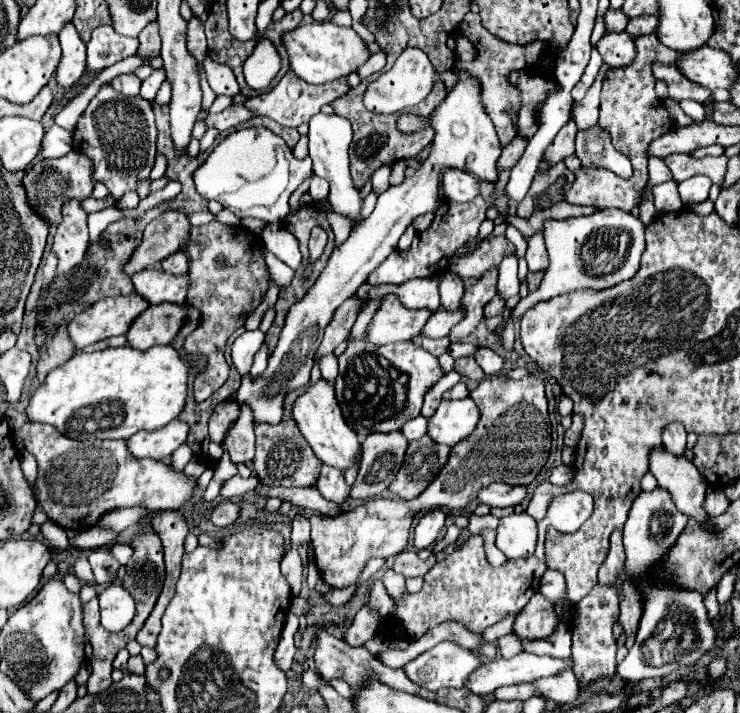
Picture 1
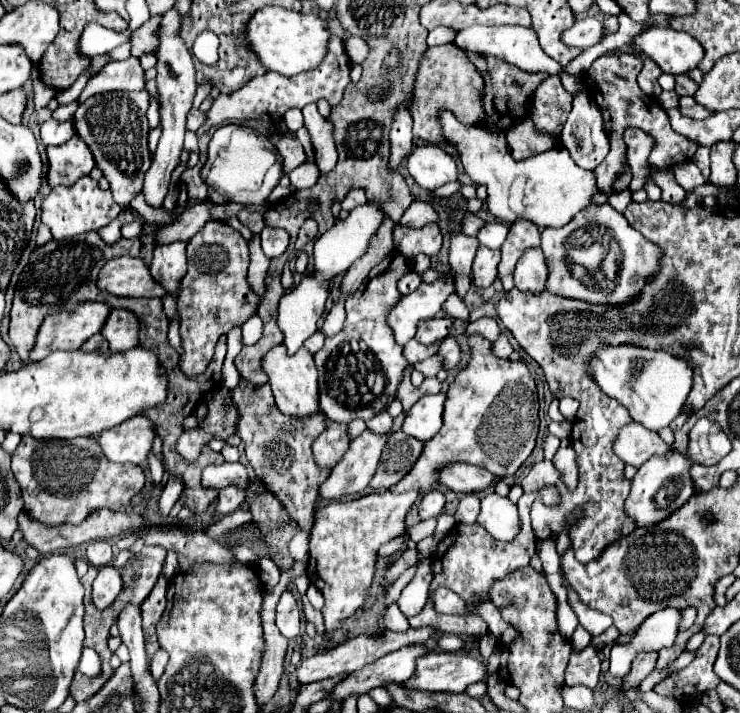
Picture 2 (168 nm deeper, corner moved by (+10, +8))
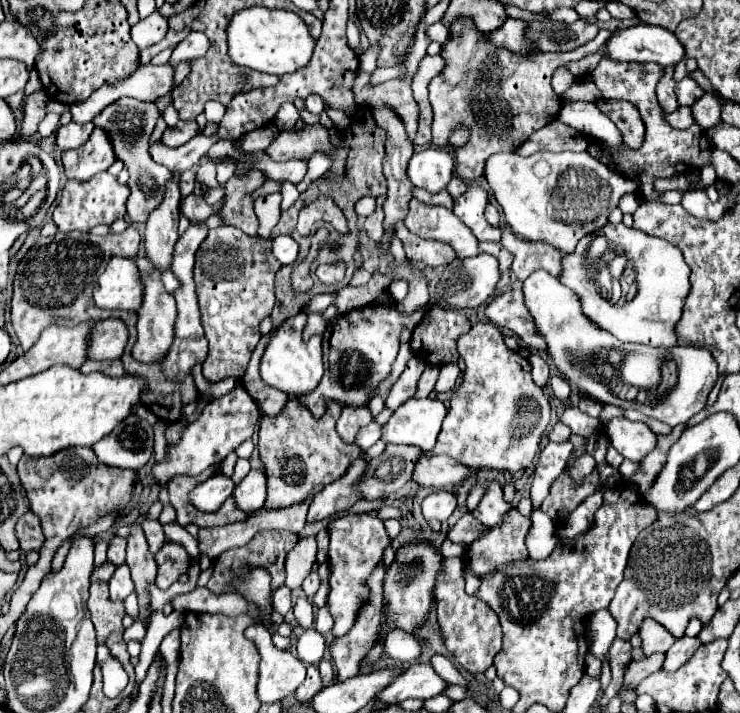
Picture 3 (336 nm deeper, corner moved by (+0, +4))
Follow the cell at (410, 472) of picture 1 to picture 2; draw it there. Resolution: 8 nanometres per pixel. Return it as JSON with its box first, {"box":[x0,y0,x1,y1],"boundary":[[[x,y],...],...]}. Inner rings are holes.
{"box":[369,429,425,491],"boundary":[[[401,429],[389,435],[389,441],[383,449],[381,463],[369,485],[377,491],[385,491],[393,487],[397,481],[401,481],[401,477],[405,477],[405,473],[409,473],[409,469],[413,467],[413,463],[423,451],[423,445],[425,445],[423,441],[409,437]]]}

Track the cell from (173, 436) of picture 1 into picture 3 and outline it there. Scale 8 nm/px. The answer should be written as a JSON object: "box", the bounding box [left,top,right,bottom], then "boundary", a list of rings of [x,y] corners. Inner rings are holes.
{"box":[91,415,153,471],"boundary":[[[131,415],[91,449],[105,465],[139,471],[153,455],[153,427]]]}

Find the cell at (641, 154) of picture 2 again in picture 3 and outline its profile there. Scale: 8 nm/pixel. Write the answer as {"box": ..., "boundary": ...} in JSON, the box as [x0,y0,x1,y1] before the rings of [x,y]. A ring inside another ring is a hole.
{"box":[597,99,645,149],"boundary":[[[601,99],[597,103],[597,107],[617,125],[625,145],[629,145],[631,149],[641,147],[643,135],[645,135],[645,125],[643,125],[635,105],[631,105],[629,101],[623,101],[623,99],[619,99],[619,101]]]}

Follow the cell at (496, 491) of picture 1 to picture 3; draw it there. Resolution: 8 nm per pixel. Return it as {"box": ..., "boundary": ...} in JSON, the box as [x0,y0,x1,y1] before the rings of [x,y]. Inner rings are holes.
{"box":[413,453,473,489],"boundary":[[[421,453],[419,461],[415,463],[413,481],[421,487],[433,487],[433,489],[453,489],[459,481],[463,481],[473,469],[457,463],[455,459],[447,455],[433,455],[427,457]]]}

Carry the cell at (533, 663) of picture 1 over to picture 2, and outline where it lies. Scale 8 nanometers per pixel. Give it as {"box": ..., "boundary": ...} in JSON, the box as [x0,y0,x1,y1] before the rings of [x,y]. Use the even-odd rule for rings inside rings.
{"box":[405,651,487,693],"boundary":[[[433,651],[417,661],[417,673],[405,681],[405,687],[461,693],[469,685],[485,681],[487,675],[487,665],[471,655]]]}

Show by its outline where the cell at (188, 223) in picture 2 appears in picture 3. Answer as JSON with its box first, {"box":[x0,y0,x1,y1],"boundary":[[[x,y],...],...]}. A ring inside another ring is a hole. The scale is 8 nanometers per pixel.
{"box":[221,169,267,235],"boundary":[[[249,169],[245,177],[231,177],[225,183],[225,207],[221,211],[225,225],[235,225],[247,235],[257,235],[257,217],[251,193],[267,181],[259,169]]]}

